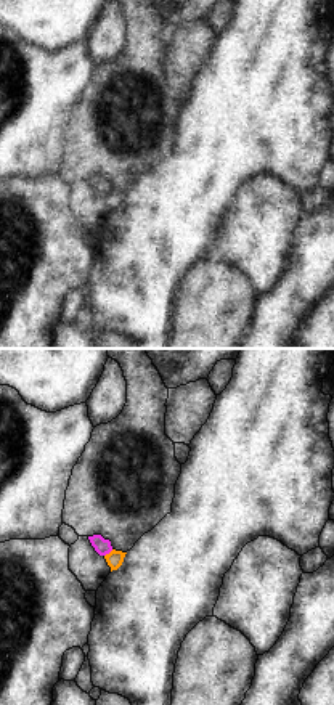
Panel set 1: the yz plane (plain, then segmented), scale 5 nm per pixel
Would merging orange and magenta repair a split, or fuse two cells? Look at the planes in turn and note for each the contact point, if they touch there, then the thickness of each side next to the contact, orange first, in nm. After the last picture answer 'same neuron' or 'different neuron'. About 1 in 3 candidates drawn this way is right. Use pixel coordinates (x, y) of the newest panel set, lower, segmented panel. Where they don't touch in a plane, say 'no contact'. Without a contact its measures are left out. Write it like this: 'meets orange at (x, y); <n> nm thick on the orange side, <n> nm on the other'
meets orange at (109, 553); 90 nm thick on the orange side, 80 nm on the other

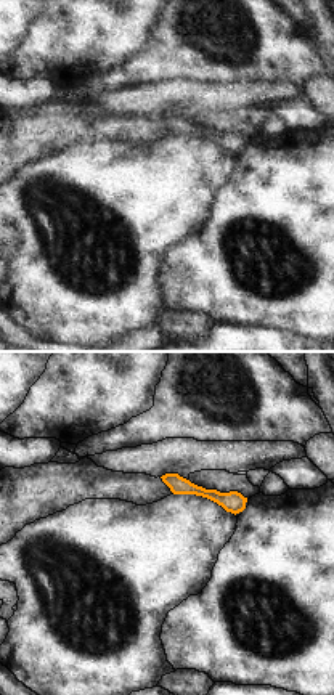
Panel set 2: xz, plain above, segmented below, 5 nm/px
no contact

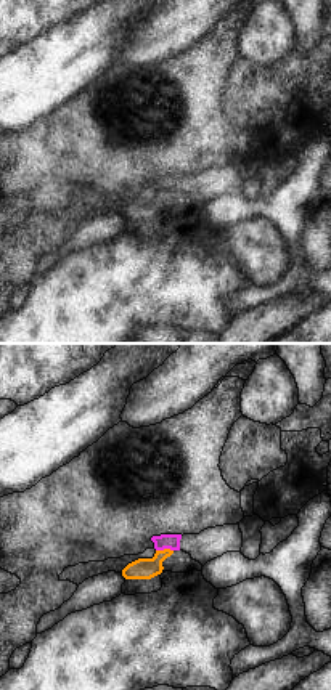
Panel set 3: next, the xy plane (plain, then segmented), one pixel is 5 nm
meets orange at (164, 549); 110 nm thick on the orange side, 80 nm on the other

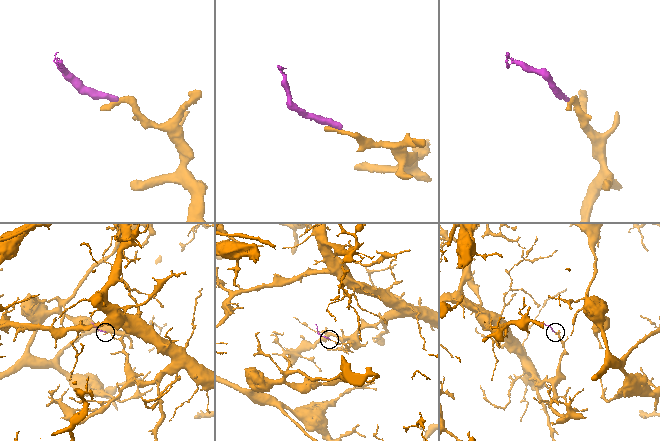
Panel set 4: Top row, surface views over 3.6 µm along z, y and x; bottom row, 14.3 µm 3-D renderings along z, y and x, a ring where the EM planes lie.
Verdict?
different neuron

